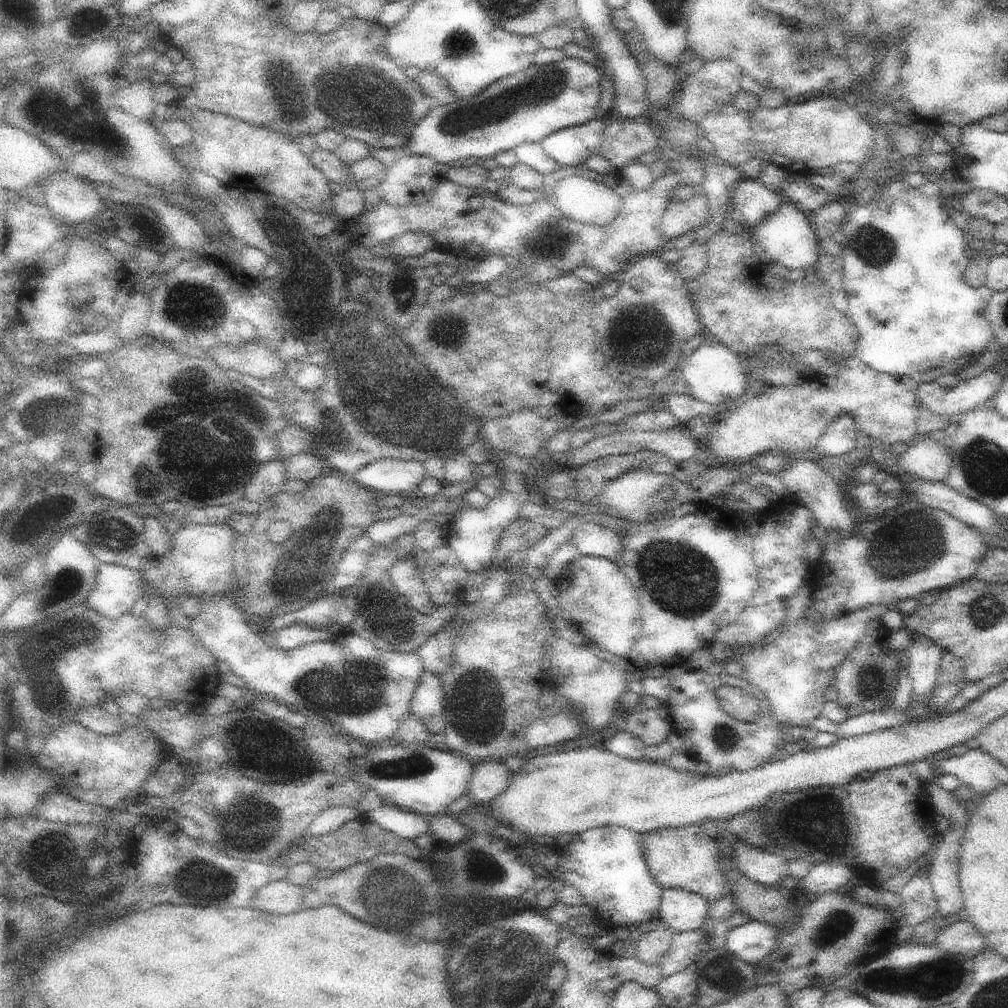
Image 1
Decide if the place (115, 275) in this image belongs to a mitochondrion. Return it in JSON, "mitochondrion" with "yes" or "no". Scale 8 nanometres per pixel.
{"mitochondrion":"no"}

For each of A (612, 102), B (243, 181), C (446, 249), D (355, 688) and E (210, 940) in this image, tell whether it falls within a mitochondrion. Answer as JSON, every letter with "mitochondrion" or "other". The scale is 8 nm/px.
{"A":"other","B":"other","C":"other","D":"mitochondrion","E":"other"}

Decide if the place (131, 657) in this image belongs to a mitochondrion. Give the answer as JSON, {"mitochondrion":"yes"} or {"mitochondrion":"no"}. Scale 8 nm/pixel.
{"mitochondrion":"no"}

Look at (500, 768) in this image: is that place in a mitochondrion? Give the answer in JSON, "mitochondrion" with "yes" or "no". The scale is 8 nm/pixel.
{"mitochondrion":"no"}

